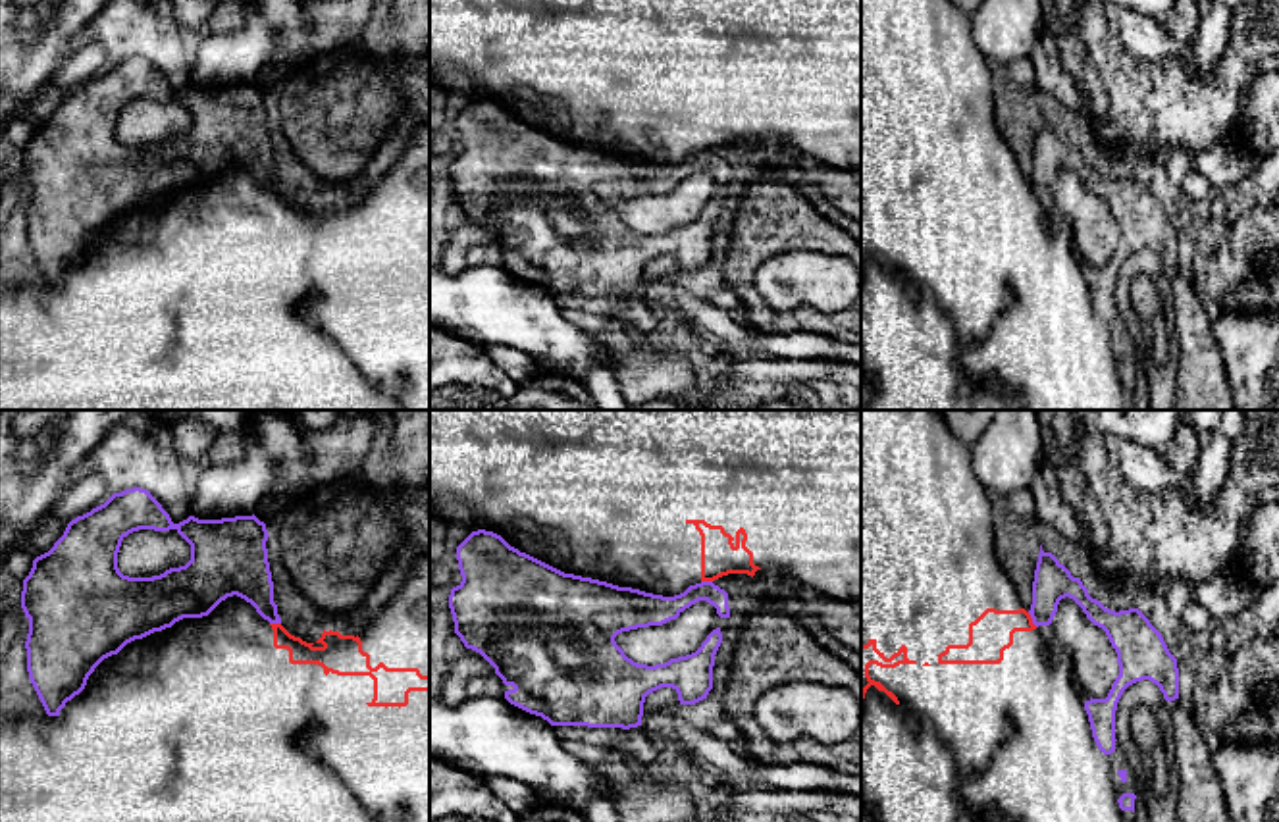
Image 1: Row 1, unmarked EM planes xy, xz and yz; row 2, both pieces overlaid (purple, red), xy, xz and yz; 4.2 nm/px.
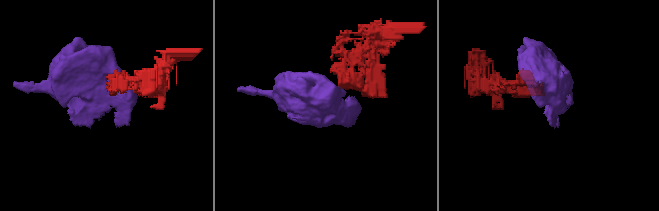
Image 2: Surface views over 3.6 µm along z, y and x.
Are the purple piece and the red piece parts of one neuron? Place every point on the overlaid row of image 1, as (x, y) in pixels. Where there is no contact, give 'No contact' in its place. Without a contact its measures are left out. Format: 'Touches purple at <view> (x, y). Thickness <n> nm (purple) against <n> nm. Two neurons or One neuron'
Touches purple at yz (1033, 620). Thickness 160 nm (purple) against 180 nm. Two neurons

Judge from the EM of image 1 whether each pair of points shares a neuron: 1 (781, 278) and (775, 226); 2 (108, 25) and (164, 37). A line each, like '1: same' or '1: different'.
1: different
2: same

